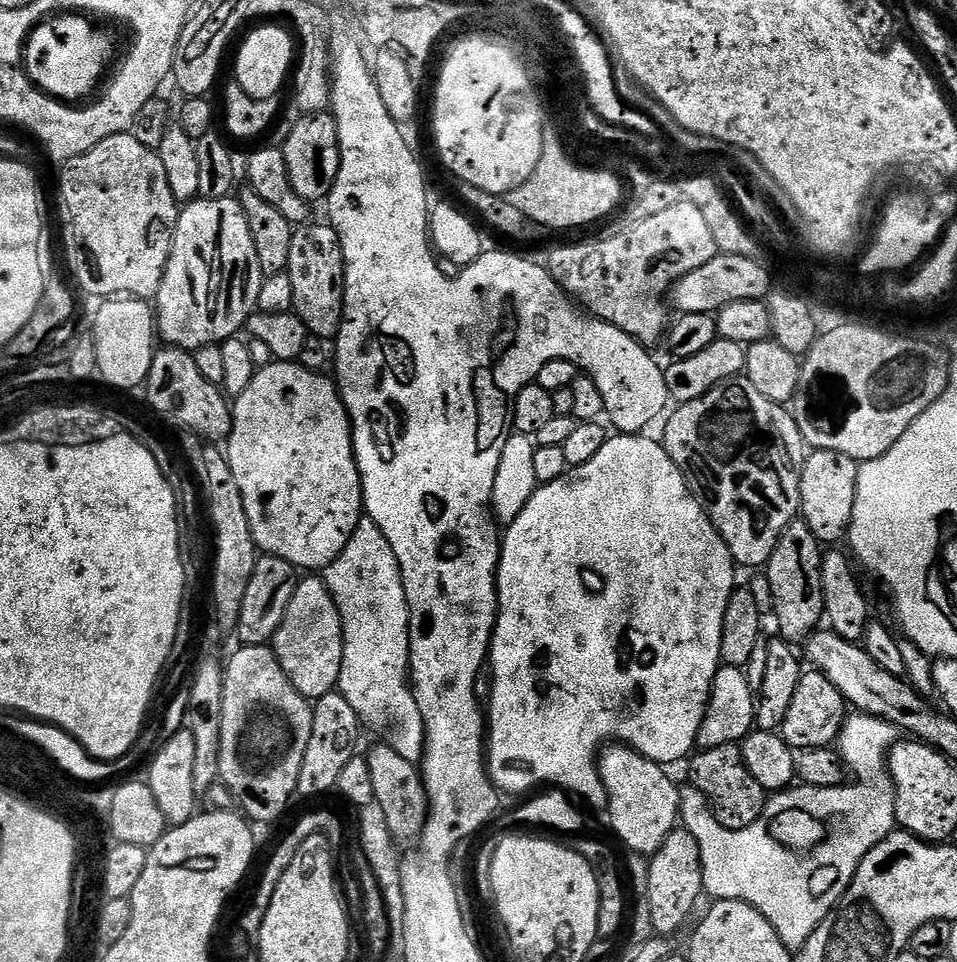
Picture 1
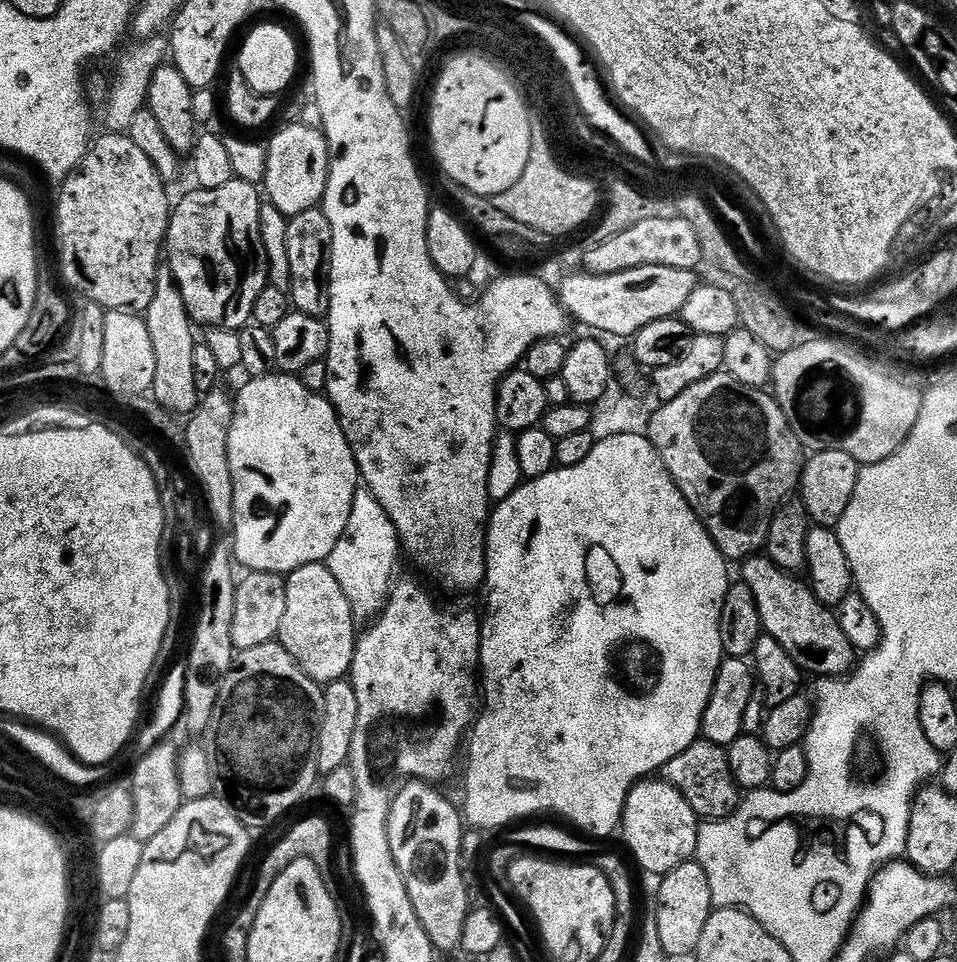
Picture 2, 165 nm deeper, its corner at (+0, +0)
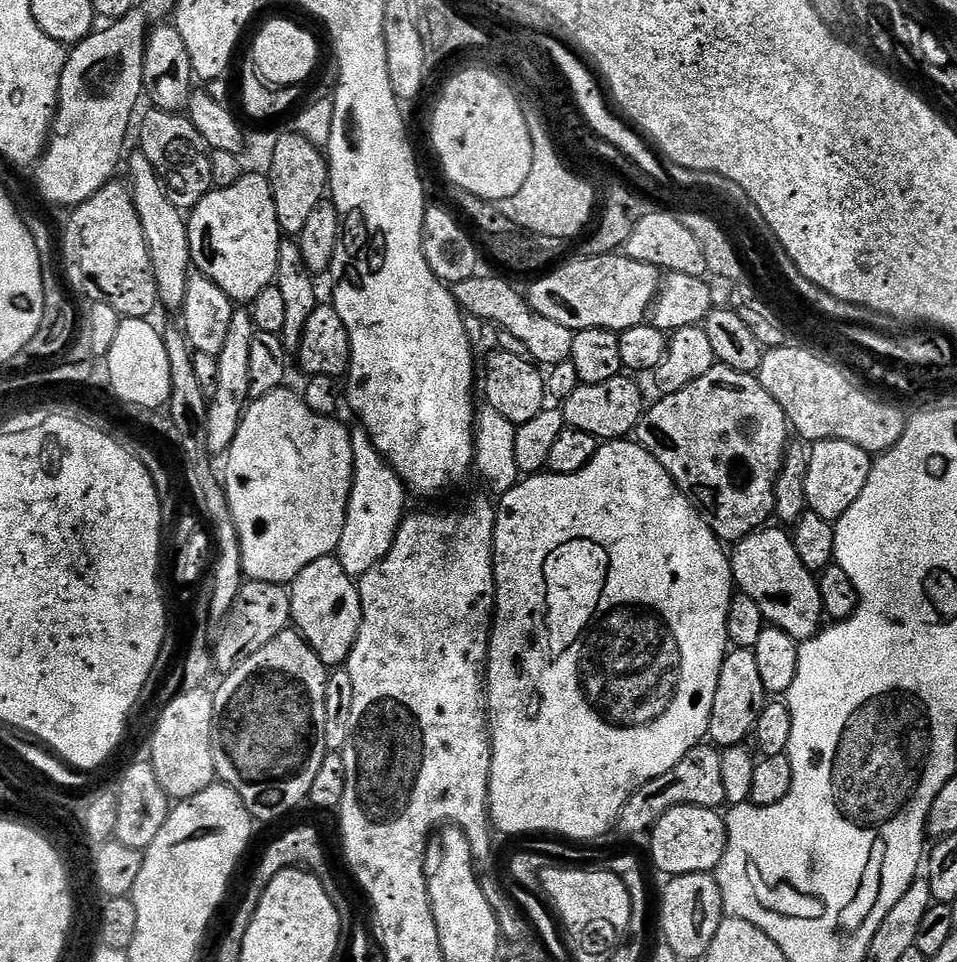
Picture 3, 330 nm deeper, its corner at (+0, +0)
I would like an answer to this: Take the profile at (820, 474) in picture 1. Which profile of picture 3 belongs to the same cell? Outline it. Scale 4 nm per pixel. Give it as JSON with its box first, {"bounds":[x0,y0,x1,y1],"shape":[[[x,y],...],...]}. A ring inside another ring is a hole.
{"bounds":[806,440,874,521],"shape":[[[817,440],[808,452],[808,469],[806,470],[807,511],[818,514],[818,518],[837,521],[858,502],[862,486],[870,478],[874,460],[866,450],[854,446],[854,442],[841,440]]]}

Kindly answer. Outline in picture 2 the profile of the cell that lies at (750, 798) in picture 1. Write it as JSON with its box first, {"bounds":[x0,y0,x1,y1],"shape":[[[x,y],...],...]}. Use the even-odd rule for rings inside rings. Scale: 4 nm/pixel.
{"bounds":[662,738,742,821],"shape":[[[697,738],[678,758],[674,758],[662,770],[663,779],[675,786],[690,802],[697,817],[705,821],[724,820],[735,814],[742,799],[742,789],[736,783],[736,775],[728,761],[728,750],[723,744],[715,744]]]}

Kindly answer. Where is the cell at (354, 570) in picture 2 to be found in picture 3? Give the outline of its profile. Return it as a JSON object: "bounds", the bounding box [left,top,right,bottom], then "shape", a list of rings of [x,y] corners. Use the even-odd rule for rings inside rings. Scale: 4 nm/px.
{"bounds":[334,426,406,578],"shape":[[[359,426],[353,427],[350,433],[352,435],[352,454],[354,456],[352,489],[348,499],[346,522],[342,526],[342,538],[338,542],[334,555],[340,561],[342,570],[346,570],[346,574],[359,578],[364,576],[366,570],[370,570],[379,560],[384,558],[390,550],[390,546],[396,537],[396,531],[400,529],[400,522],[406,515],[406,509],[404,509],[406,489],[404,483],[400,481],[400,475],[384,461],[380,451],[372,445],[372,437]]]}

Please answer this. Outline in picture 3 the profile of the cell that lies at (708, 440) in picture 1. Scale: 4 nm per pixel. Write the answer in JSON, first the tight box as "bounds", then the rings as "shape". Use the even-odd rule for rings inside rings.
{"bounds":[634,362,790,542],"shape":[[[719,362],[706,374],[702,374],[700,378],[694,382],[690,382],[682,390],[661,395],[659,398],[661,400],[653,408],[651,405],[645,411],[644,415],[640,417],[640,422],[634,429],[636,443],[644,447],[650,454],[654,454],[654,458],[658,458],[658,462],[670,474],[670,478],[678,485],[680,491],[689,500],[699,505],[703,515],[707,517],[710,530],[721,542],[741,540],[749,536],[752,532],[756,532],[759,528],[765,527],[773,519],[776,510],[774,506],[774,486],[776,485],[780,468],[784,465],[785,455],[790,447],[790,441],[788,441],[788,436],[790,437],[790,425],[787,416],[785,416],[782,410],[782,406],[778,406],[778,402],[774,402],[772,395],[761,386],[759,379],[753,373],[739,372],[733,368],[727,368],[727,366]]]}

